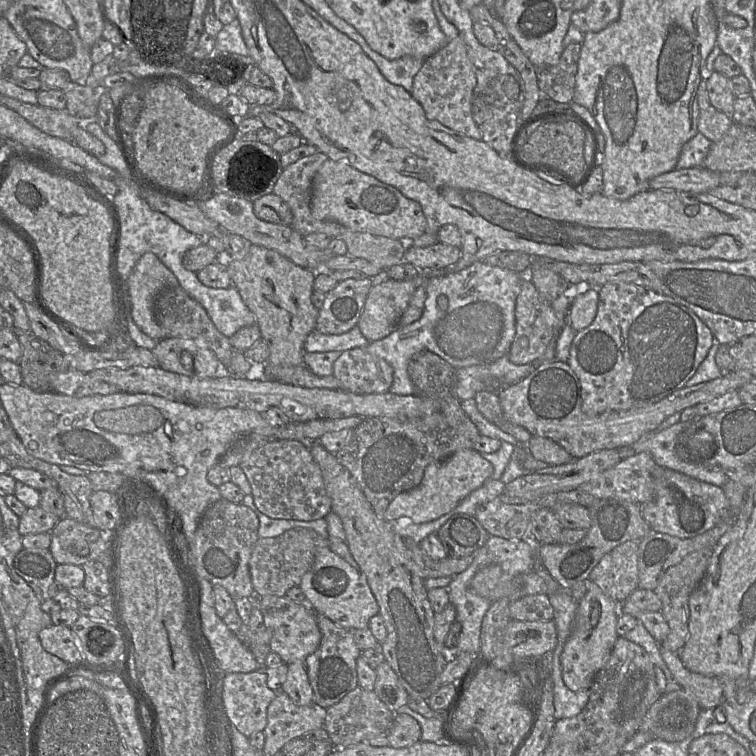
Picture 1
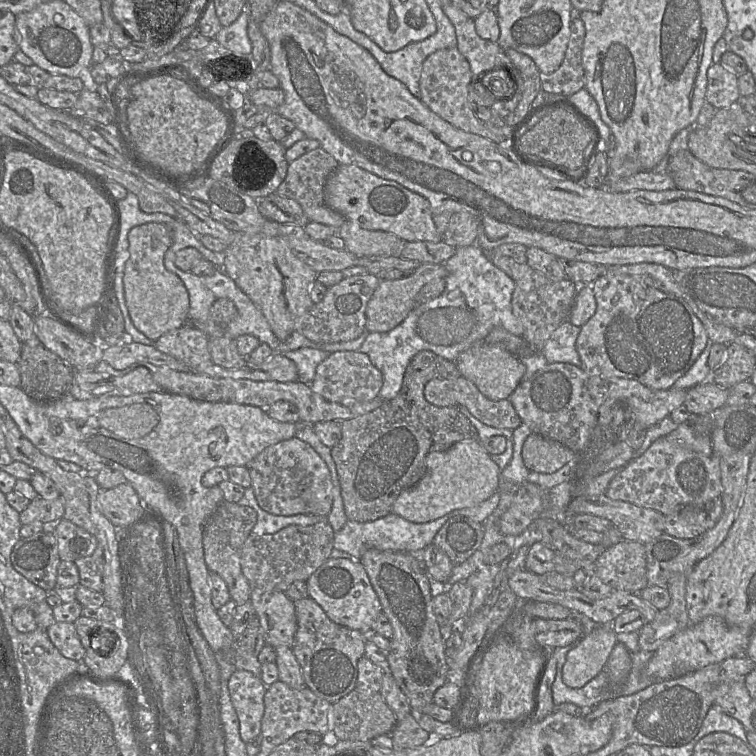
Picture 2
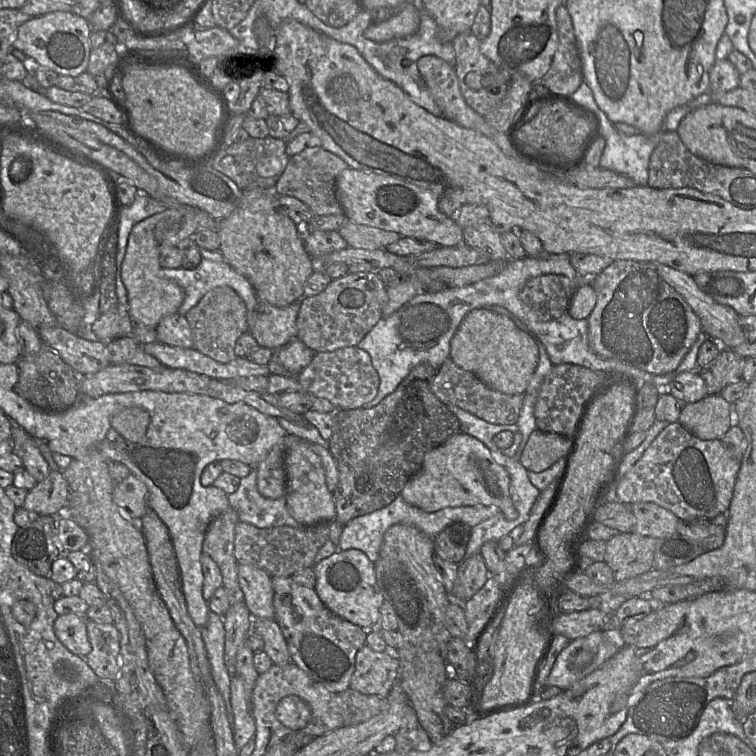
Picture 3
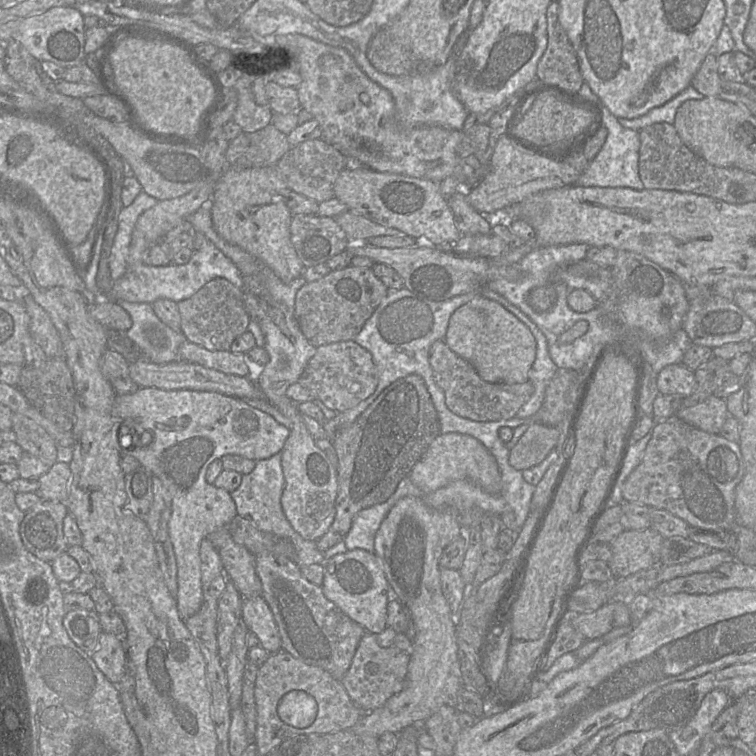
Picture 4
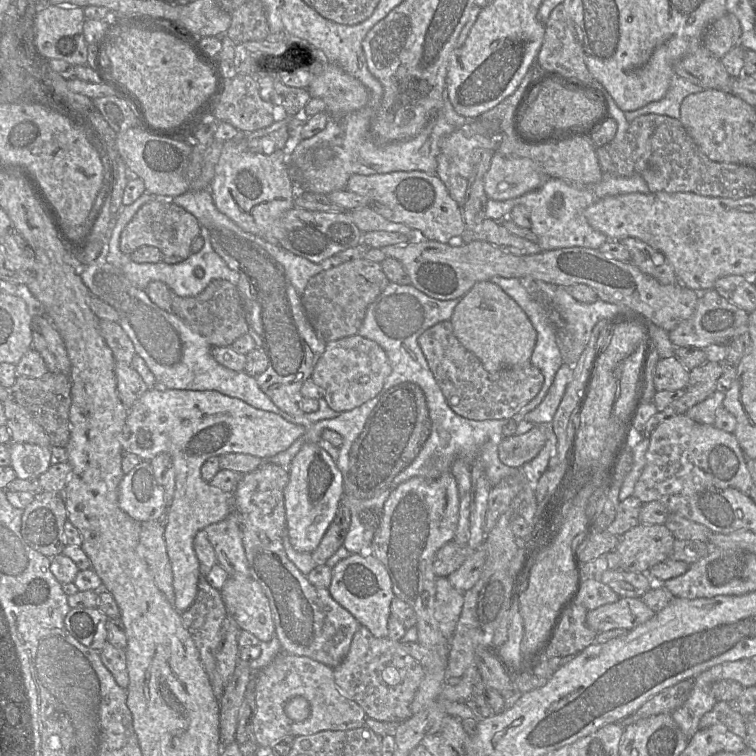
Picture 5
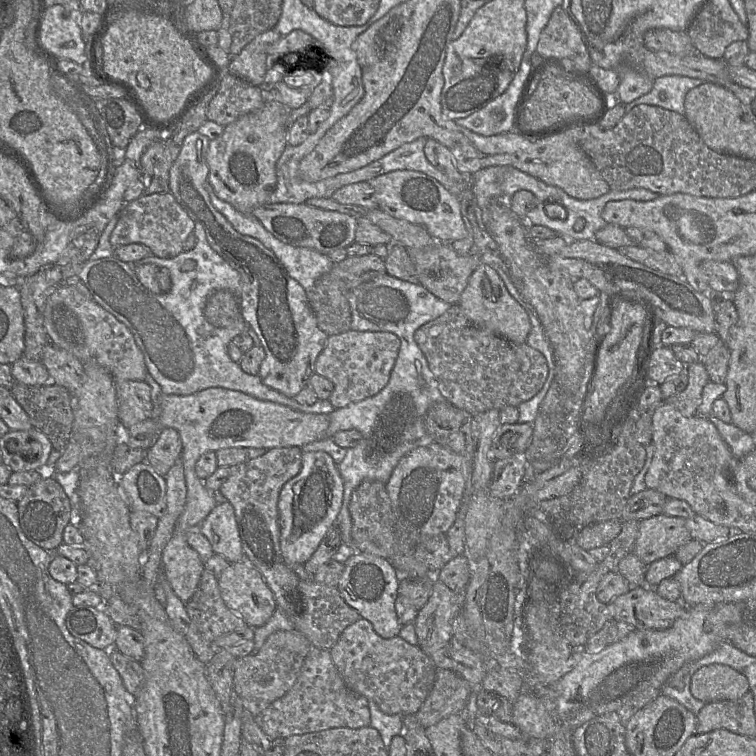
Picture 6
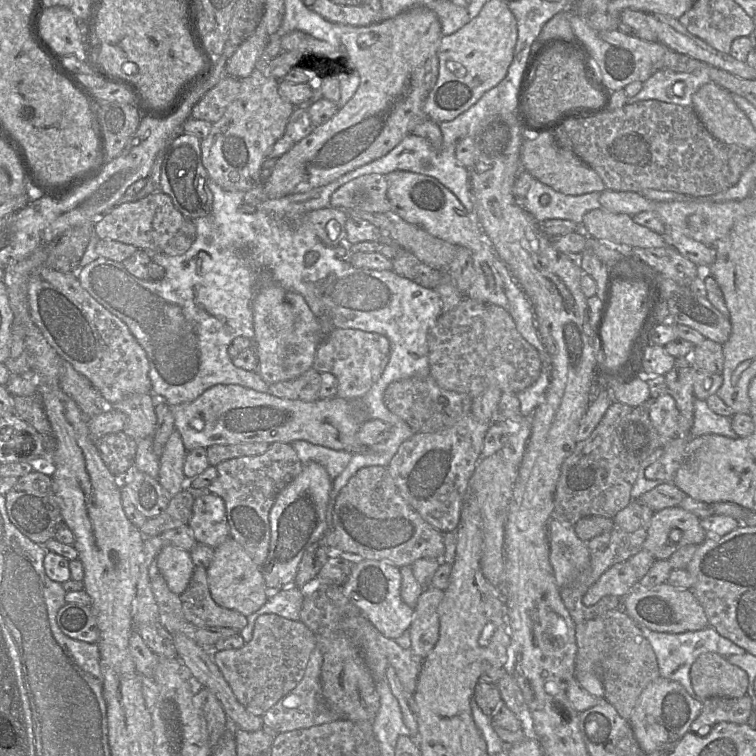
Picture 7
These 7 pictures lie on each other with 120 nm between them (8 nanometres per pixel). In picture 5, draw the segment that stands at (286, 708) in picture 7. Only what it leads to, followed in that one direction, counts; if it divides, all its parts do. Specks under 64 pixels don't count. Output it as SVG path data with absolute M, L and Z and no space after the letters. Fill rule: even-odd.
M280 653L271 664L264 668L260 673L255 673L256 675L256 688L255 688L255 702L256 702L256 712L254 716L254 736L258 746L272 747L275 743L279 742L285 737L298 737L298 736L308 736L313 735L321 731L348 731L352 729L358 729L365 726L366 714L364 710L352 699L344 695L340 689L337 687L334 681L333 669L325 664L315 661L306 656L297 656L288 653ZM301 696L305 698L310 704L310 716L303 722L294 722L287 717L284 711L284 706L291 698Z

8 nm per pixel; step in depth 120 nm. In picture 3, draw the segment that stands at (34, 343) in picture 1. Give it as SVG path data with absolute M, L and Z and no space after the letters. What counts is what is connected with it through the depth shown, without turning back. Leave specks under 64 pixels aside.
M43 343L36 354L20 356L16 365L18 381L12 390L32 406L46 412L64 412L79 401L80 376Z

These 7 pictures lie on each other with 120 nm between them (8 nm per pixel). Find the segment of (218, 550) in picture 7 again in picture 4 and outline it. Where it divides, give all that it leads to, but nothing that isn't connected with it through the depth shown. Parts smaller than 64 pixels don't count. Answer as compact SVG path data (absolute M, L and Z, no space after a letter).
M263 596L243 600L241 619L269 654L281 650L281 639L274 616Z

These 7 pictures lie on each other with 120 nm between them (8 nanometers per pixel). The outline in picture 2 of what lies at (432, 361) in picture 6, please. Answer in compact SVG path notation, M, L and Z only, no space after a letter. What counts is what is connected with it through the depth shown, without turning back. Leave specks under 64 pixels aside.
M463 375L454 379L430 380L425 385L424 395L428 402L438 407L465 406L489 426L514 430L522 423L509 398L490 399Z

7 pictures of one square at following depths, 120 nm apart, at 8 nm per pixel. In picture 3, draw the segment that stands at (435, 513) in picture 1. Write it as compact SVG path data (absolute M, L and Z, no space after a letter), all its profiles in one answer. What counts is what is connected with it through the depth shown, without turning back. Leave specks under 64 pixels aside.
M465 433L454 434L442 445L425 454L421 469L406 483L401 496L404 501L425 512L436 512L447 507L495 505L507 520L518 516L509 491L510 477L505 468L498 464L488 447L479 439Z

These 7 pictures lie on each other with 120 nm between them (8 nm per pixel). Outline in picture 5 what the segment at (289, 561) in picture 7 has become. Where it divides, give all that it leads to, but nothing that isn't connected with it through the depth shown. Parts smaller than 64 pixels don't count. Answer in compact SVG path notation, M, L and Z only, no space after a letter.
M317 443L304 444L289 465L289 481L284 488L284 505L287 533L293 548L299 552L312 553L335 518L343 496L343 475L329 453Z

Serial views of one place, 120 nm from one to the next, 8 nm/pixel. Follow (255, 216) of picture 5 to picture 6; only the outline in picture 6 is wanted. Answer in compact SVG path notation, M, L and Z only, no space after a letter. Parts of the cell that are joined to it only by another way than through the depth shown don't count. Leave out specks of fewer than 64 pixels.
M266 95L261 109L245 114L225 126L223 134L210 140L207 153L208 182L221 200L244 214L270 203L277 185L276 163L287 147L288 110L273 95Z

